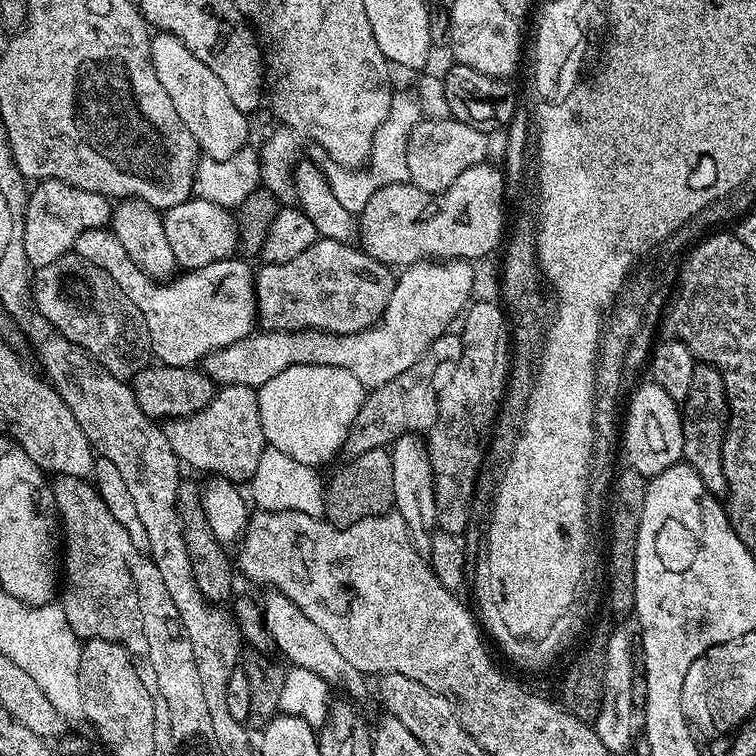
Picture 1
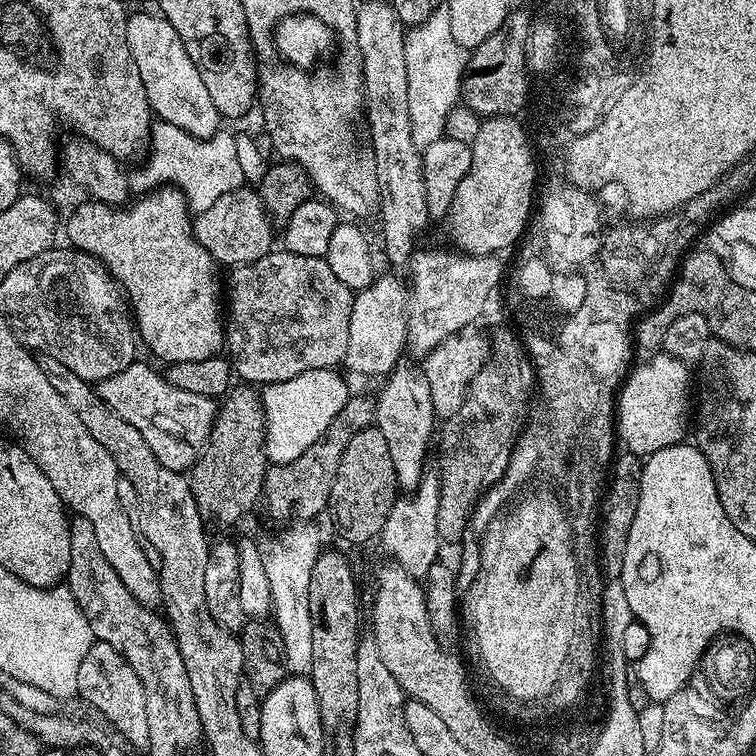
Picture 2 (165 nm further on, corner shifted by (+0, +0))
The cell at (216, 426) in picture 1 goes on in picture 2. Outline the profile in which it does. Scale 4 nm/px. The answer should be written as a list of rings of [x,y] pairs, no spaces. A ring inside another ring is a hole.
[[[143,362],[126,366],[126,370],[99,381],[95,385],[95,390],[102,398],[102,402],[106,402],[106,406],[110,406],[110,410],[114,410],[114,414],[118,414],[118,418],[130,422],[130,426],[134,426],[134,430],[138,430],[138,434],[142,434],[142,438],[146,438],[150,450],[154,450],[154,458],[158,458],[158,462],[162,462],[162,466],[175,472],[184,472],[191,469],[201,452],[204,451],[204,445],[208,442],[208,435],[216,421],[218,409],[217,401],[213,397],[190,394],[190,390],[178,390],[178,386],[171,384],[161,373],[159,376],[150,365],[143,364]]]

